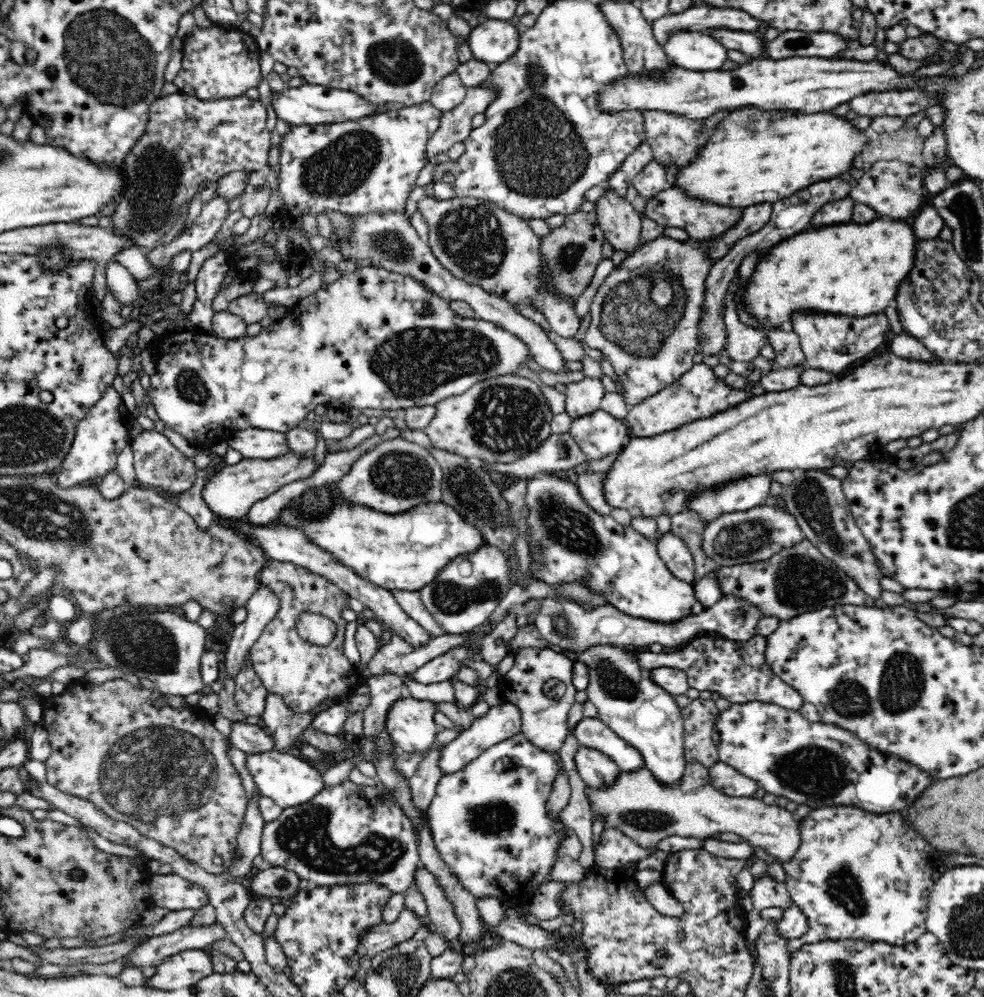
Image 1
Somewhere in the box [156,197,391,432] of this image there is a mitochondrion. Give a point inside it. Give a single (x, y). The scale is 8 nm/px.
(190, 386)

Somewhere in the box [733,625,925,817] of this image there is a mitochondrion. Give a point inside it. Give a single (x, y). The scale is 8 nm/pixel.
(815, 772)

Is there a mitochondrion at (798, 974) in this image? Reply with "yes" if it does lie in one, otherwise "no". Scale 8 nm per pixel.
no

